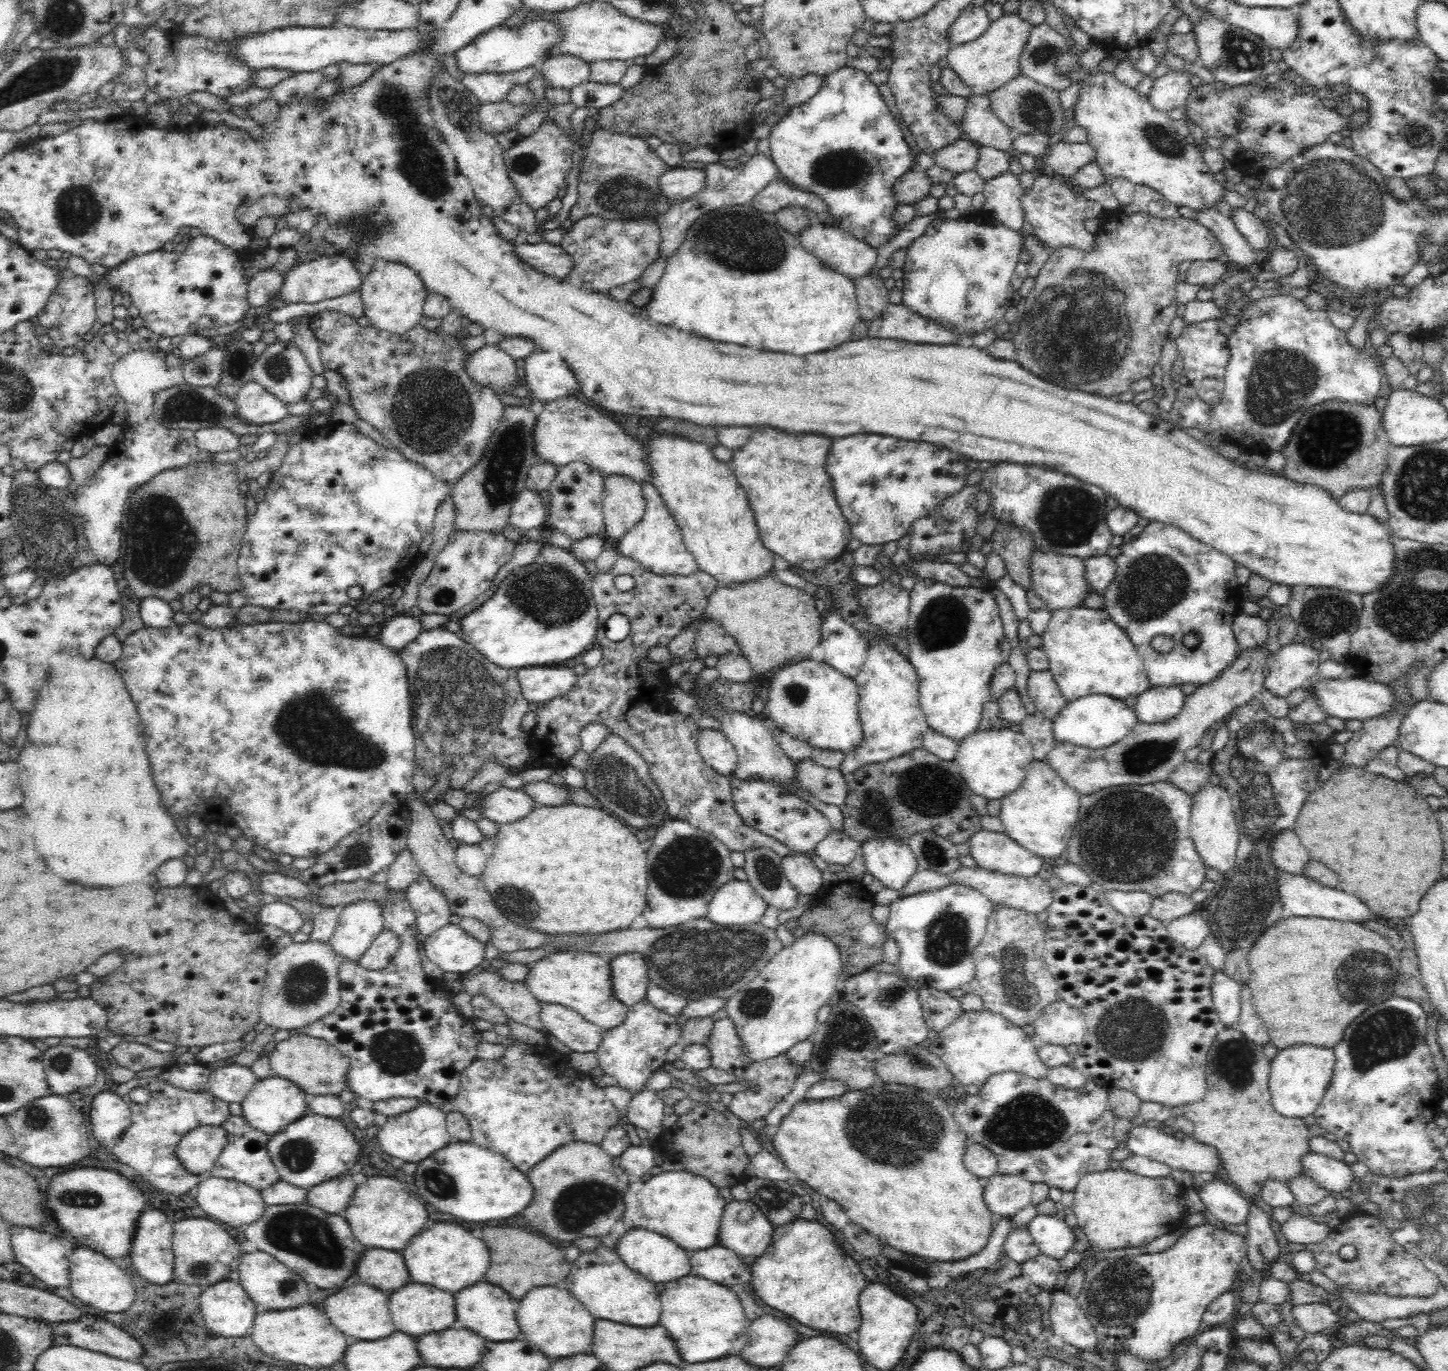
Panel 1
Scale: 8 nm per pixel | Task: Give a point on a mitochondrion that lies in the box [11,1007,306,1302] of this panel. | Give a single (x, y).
(35, 1114)

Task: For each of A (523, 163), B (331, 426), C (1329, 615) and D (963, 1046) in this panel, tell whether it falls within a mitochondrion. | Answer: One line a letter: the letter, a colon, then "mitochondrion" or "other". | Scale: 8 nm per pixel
A: mitochondrion
B: other
C: mitochondrion
D: other

